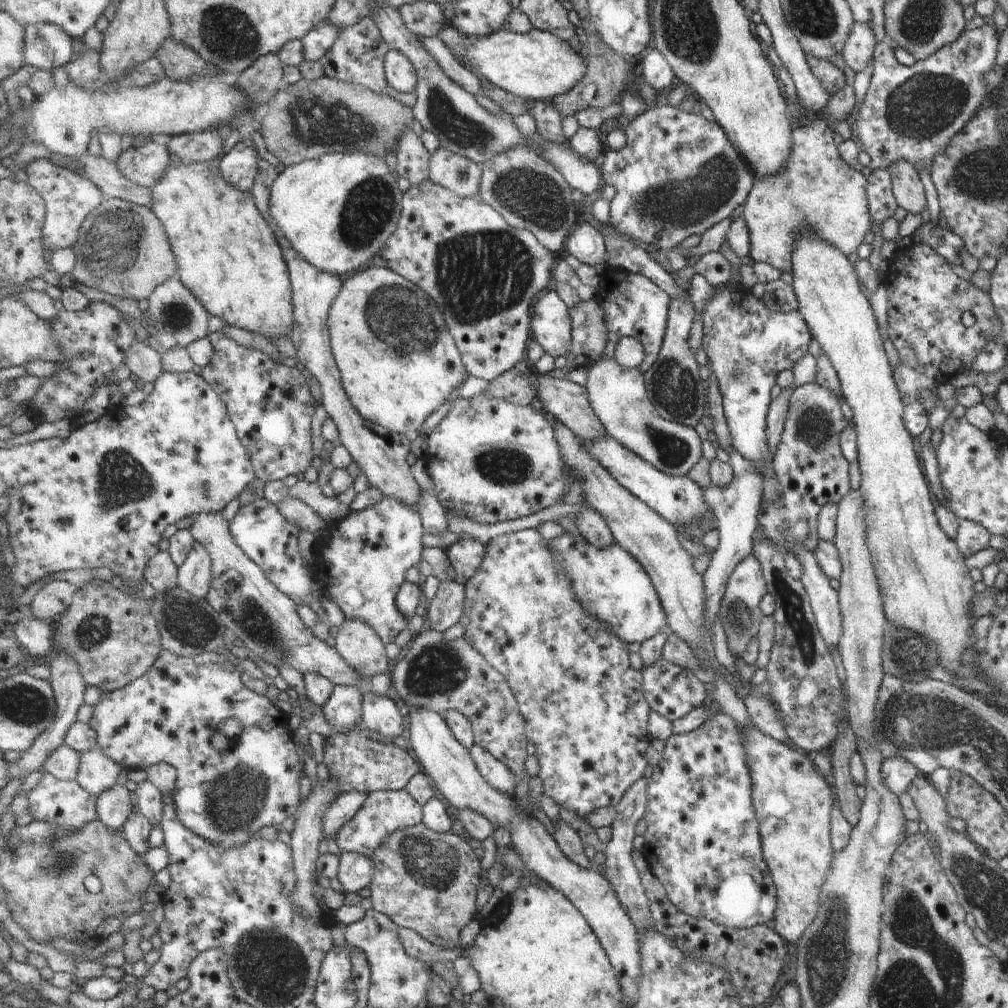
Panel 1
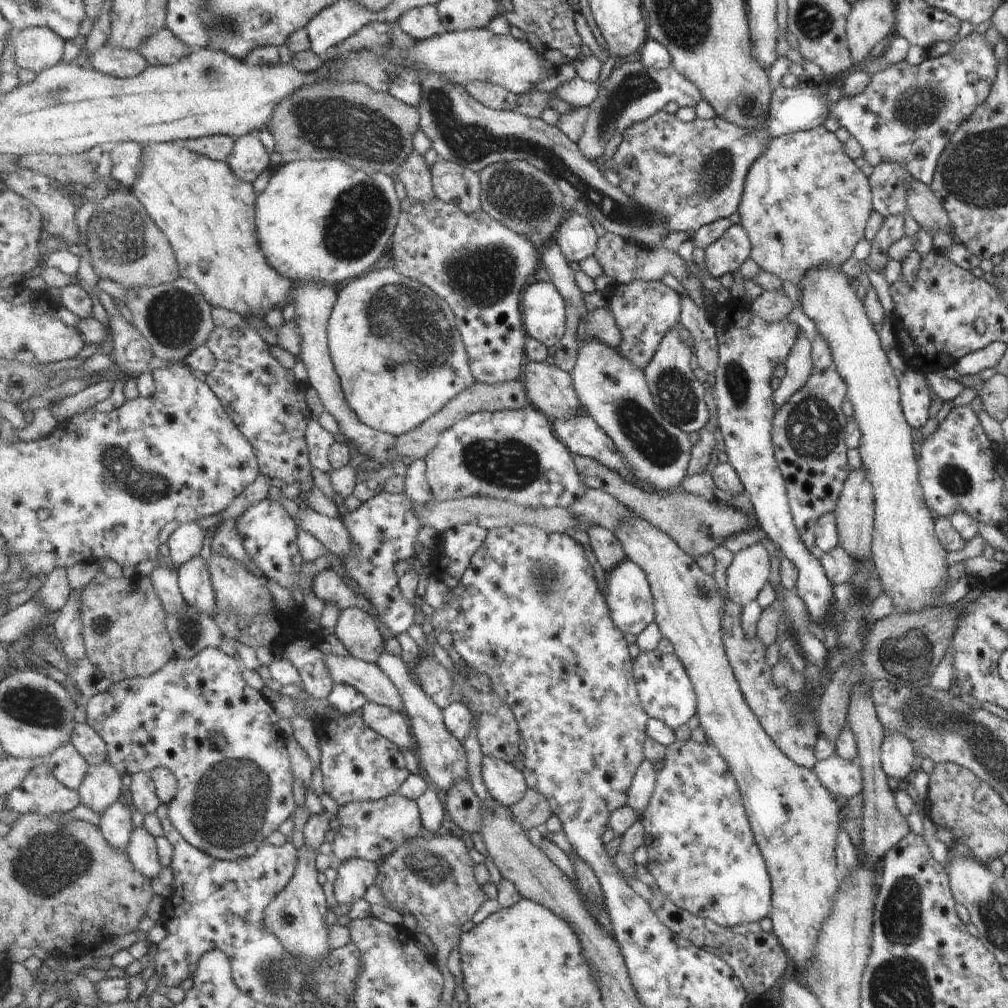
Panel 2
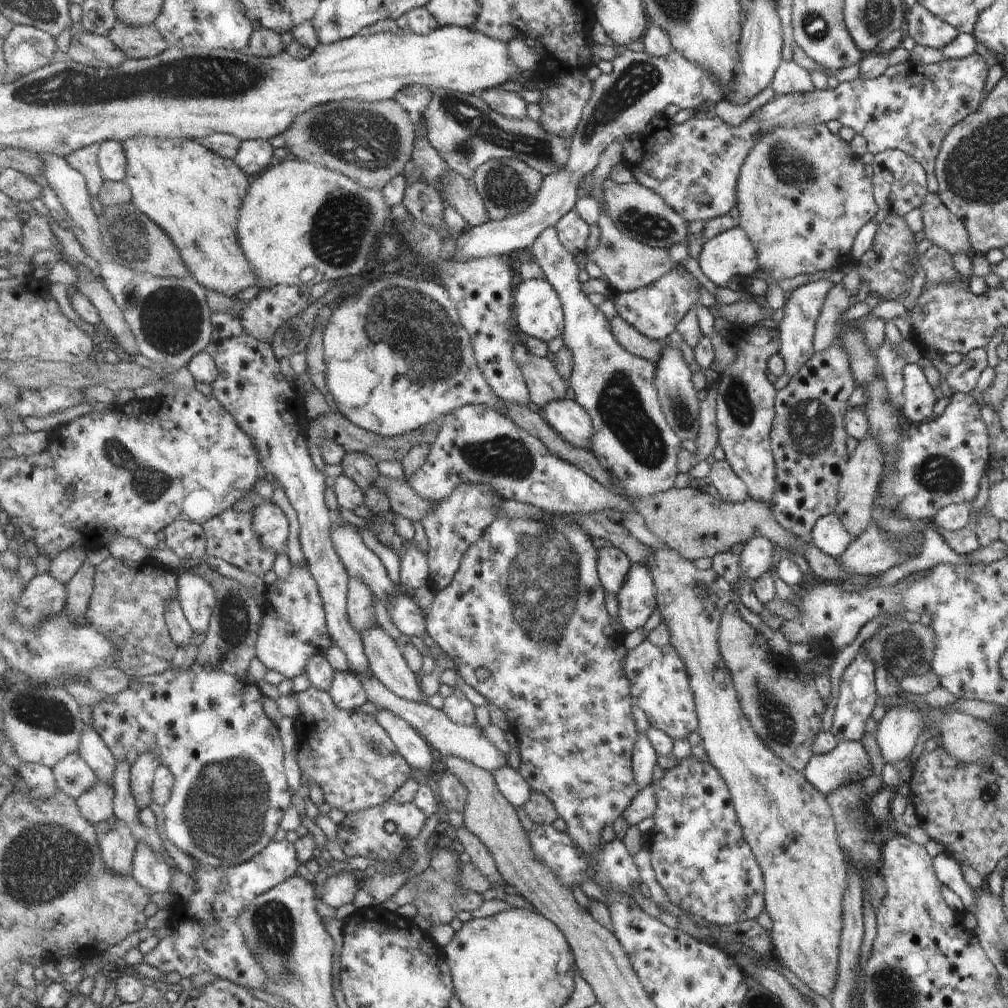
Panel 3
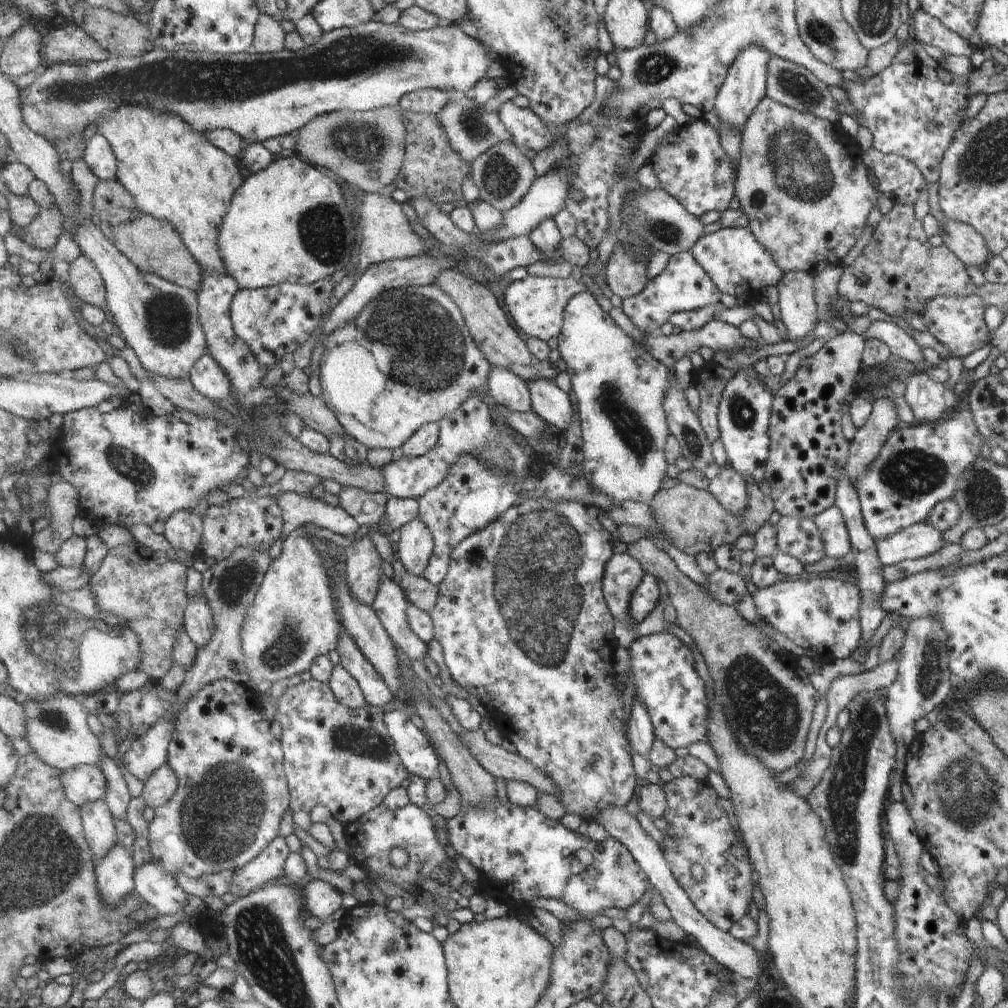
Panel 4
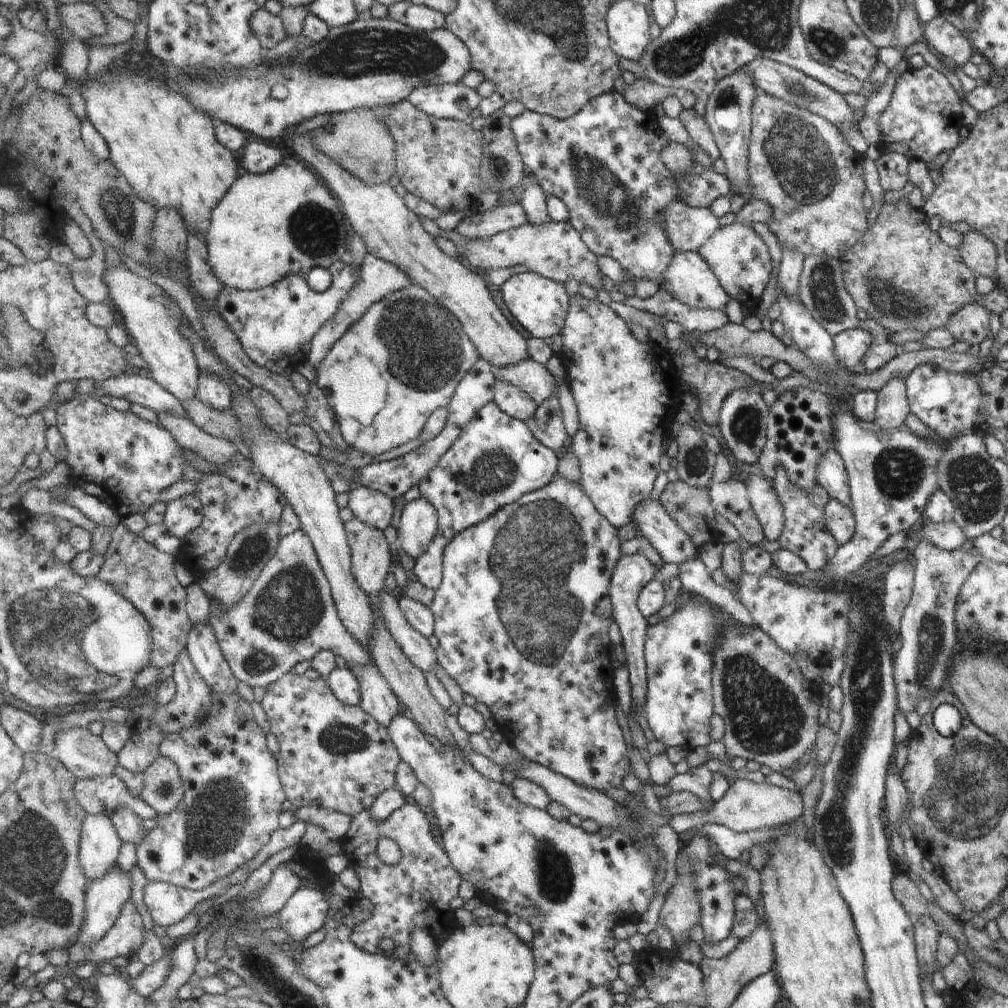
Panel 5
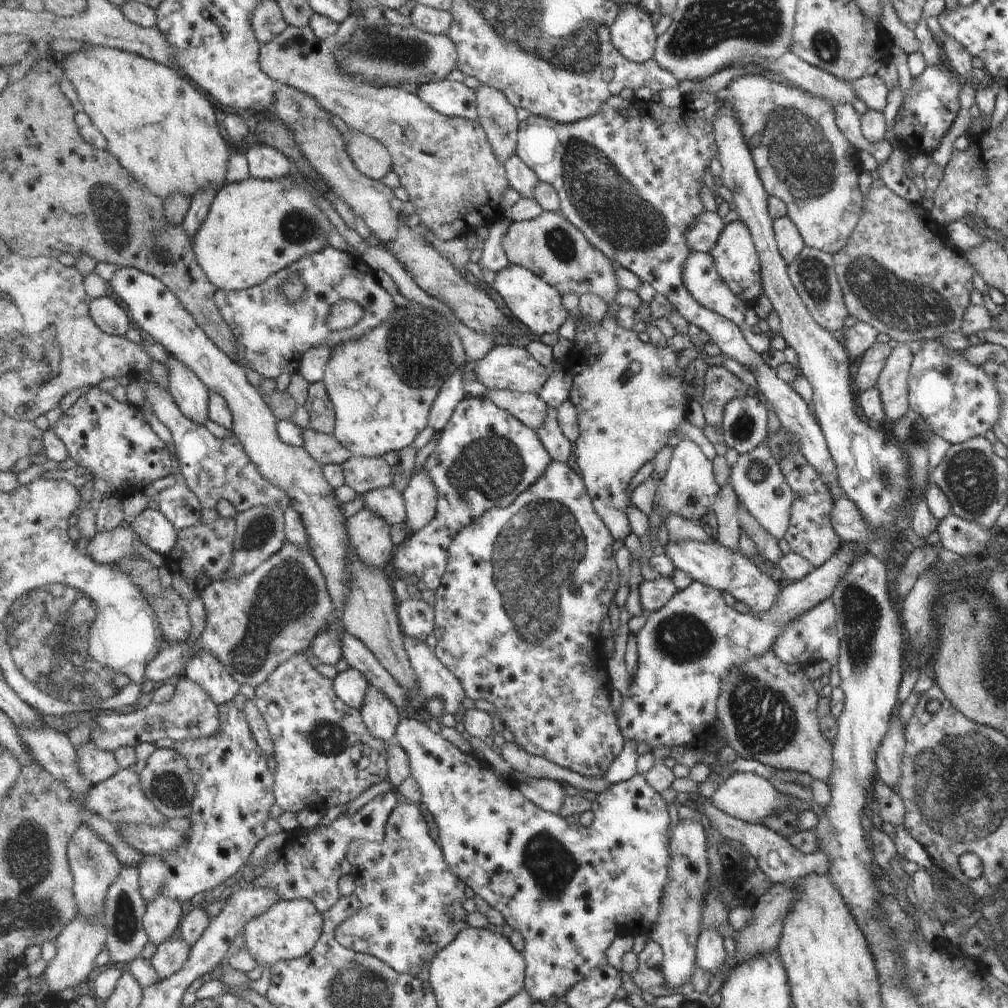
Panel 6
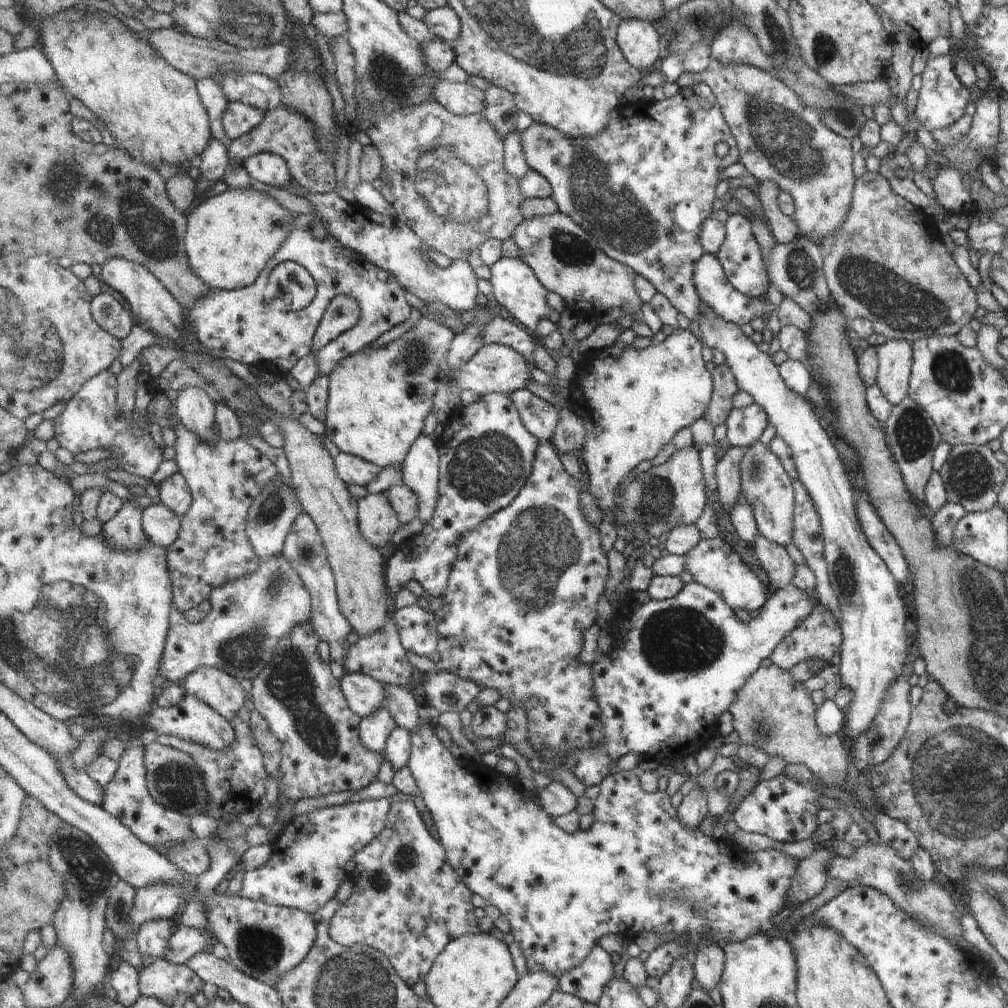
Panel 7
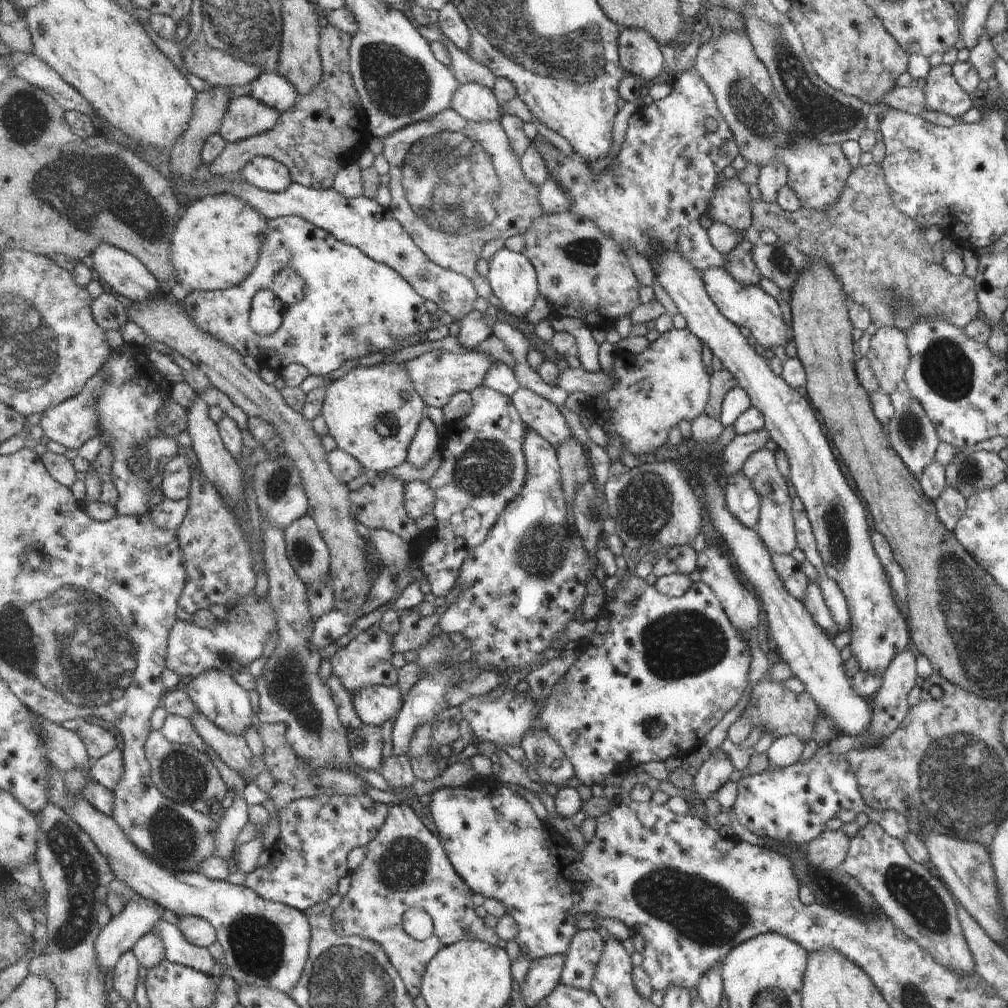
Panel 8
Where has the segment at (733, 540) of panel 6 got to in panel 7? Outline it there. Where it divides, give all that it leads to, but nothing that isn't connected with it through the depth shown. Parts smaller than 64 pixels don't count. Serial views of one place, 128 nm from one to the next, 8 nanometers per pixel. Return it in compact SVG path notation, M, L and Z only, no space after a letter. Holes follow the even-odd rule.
M731 447L716 462L714 477L716 480L716 499L726 514L731 512L740 494L739 465L745 449Z

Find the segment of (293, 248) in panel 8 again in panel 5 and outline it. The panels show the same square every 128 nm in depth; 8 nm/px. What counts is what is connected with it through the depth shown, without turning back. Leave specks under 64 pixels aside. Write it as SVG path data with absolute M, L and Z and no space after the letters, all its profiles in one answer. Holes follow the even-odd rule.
M342 261L328 268L332 275L329 288L322 293L311 290L301 275L289 275L282 281L256 291L242 291L231 287L218 296L220 315L229 323L242 342L245 352L260 367L282 374L289 368L296 370L311 350L311 340L336 315L343 299L354 289L360 279L360 270L353 272Z

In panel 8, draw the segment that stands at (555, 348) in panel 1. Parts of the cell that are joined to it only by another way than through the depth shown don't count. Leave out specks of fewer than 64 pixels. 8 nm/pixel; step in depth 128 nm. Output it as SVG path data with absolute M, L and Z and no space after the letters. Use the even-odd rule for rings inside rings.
M503 247L489 260L489 274L487 276L492 286L492 291L499 298L501 308L509 314L525 318L525 314L535 308L537 298L542 296L537 279L537 272L531 261L522 253L515 253ZM552 315L554 329L564 330L577 339L575 351L581 362L581 366L590 373L599 373L599 345L593 338L593 328L583 327L579 322L563 322L559 315Z

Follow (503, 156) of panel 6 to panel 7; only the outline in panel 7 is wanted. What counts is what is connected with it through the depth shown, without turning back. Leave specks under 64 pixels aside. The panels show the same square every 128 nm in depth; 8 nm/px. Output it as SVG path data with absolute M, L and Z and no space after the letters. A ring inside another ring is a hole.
M491 85L485 93L486 107L482 115L494 125L499 136L504 140L517 130L518 103L514 94L503 87Z

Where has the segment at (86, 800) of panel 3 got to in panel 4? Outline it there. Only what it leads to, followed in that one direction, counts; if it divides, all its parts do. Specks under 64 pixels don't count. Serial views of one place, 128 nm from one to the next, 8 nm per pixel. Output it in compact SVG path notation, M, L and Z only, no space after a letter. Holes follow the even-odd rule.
M105 799L82 806L83 826L88 843L94 850L95 864L113 845L119 843L122 833L115 828L115 819Z

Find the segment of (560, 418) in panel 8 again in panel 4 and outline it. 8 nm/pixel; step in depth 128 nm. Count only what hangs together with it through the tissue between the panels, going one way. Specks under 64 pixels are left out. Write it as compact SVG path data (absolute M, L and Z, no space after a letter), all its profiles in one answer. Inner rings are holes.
M491 365L490 394L503 406L518 413L533 413L534 402L528 384L507 367Z

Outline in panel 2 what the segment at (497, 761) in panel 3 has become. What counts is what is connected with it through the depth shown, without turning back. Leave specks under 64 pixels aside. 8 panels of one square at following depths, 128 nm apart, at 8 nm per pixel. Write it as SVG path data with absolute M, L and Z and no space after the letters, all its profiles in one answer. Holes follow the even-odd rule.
M324 656L325 664L335 683L348 684L361 691L369 701L391 707L405 715L404 700L393 681L375 663L354 656Z

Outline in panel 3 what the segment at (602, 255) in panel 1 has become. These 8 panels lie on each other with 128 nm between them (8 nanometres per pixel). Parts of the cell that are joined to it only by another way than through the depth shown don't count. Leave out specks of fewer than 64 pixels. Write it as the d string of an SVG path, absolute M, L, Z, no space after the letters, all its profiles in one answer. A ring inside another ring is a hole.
M573 209L569 214L566 214L555 227L558 230L561 244L571 254L579 256L579 254L585 254L585 252L587 252L591 228L589 228L589 224L579 216L579 212Z

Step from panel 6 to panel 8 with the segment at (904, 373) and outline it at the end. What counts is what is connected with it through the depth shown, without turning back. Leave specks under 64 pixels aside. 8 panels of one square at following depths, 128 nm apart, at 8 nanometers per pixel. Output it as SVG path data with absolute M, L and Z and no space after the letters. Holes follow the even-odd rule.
M893 327L878 328L870 336L867 354L878 390L888 395L900 382L908 365L909 351L903 332Z

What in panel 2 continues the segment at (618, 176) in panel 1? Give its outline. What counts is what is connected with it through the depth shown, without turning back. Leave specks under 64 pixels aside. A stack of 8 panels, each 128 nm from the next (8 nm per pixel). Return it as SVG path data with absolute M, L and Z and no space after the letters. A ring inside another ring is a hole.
M975 31L956 40L945 54L938 57L925 57L919 64L911 66L904 60L887 65L883 70L871 73L863 92L851 98L841 97L831 108L825 101L825 91L805 80L794 87L772 89L768 106L767 126L758 131L746 131L736 127L717 115L710 119L683 122L675 116L660 110L649 120L635 123L623 131L623 140L614 155L605 162L607 169L620 177L620 187L648 213L652 213L655 222L663 225L668 234L686 232L695 234L703 225L710 225L719 219L727 219L738 212L746 174L754 160L762 153L766 142L773 137L811 130L823 124L828 114L837 118L839 126L853 137L861 147L862 156L869 166L889 161L900 166L910 176L929 186L932 174L943 148L955 129L979 106L989 94L996 77L996 65L992 48L983 34Z

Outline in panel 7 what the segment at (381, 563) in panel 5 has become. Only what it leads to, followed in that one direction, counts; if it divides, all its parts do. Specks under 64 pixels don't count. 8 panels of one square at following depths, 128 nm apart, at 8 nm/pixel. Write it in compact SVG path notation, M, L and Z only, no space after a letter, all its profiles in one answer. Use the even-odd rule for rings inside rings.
M386 492L367 494L358 500L358 525L369 544L387 553L391 536L401 526Z

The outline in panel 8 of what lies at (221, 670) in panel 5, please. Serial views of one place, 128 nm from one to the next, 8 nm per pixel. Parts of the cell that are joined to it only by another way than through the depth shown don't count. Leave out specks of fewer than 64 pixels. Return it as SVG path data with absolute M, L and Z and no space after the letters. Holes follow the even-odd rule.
M211 669L193 677L184 688L198 706L198 710L204 712L209 720L217 723L219 728L222 728L225 732L242 736L247 727L257 721L257 715L253 713L253 702L251 702L249 691L237 684L232 675L228 675L219 669Z

